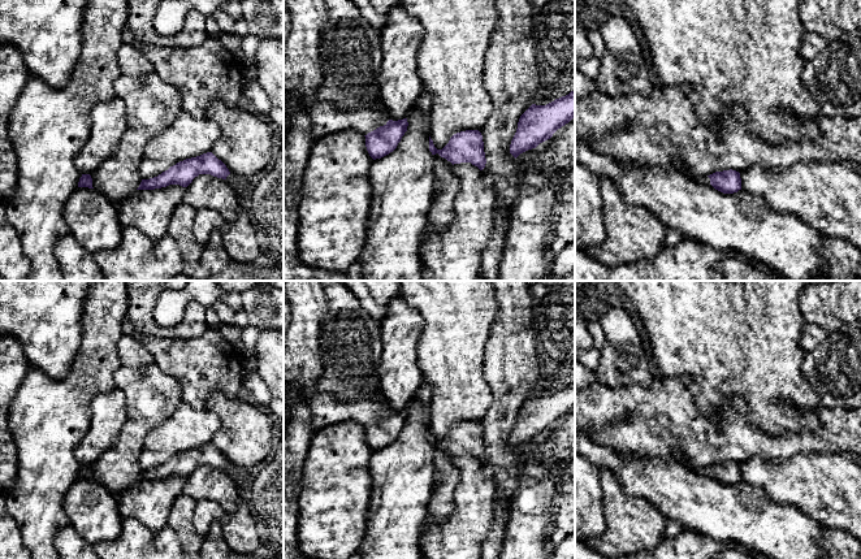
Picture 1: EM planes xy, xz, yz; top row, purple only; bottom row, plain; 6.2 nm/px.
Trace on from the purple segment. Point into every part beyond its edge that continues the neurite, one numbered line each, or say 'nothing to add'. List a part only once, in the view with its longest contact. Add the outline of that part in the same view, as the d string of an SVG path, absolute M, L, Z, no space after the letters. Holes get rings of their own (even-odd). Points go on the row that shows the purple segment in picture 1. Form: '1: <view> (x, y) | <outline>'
1: xz (325, 118) | M315 98L304 100L304 109L310 116L312 138L315 140L342 130L355 130L367 135L389 121L385 113L372 108L341 112L332 104L324 104Z

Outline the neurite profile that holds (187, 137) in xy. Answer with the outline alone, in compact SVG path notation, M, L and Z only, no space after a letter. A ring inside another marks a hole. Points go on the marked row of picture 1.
M182 110L170 126L147 143L139 168L142 179L157 177L179 161L211 152L220 134L217 122Z

